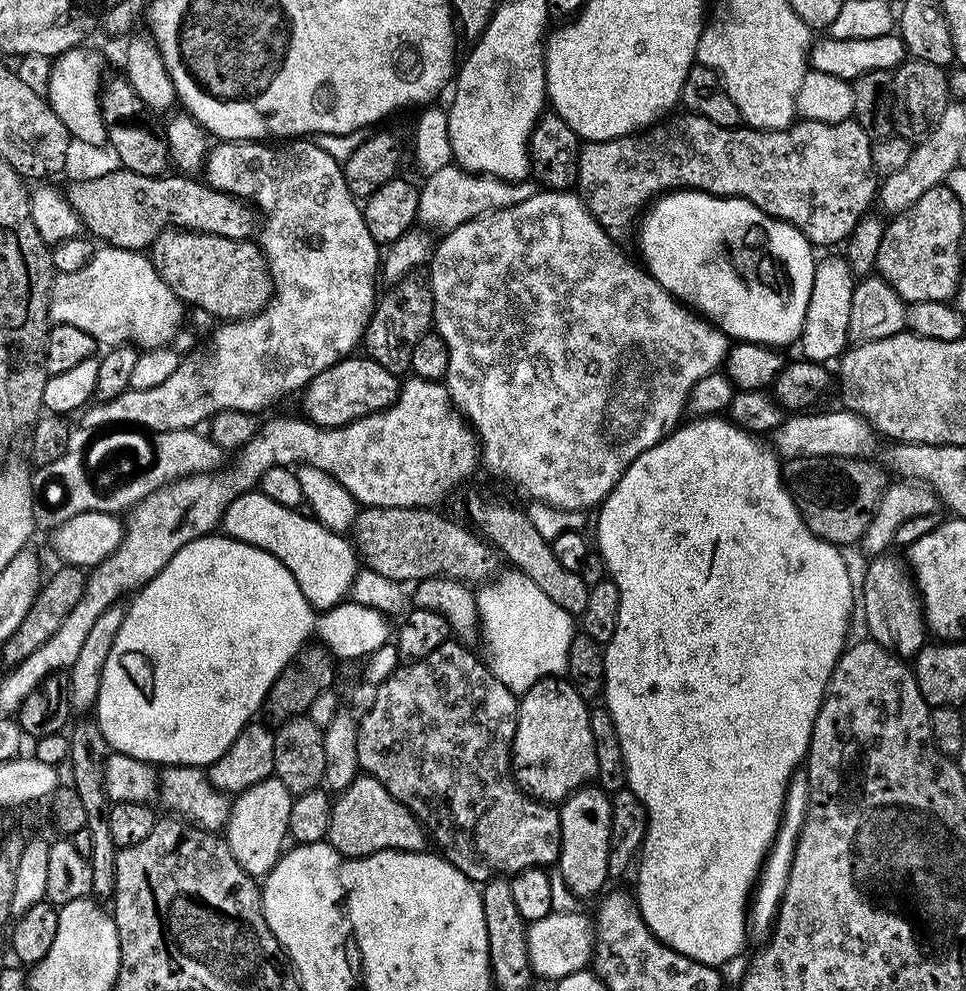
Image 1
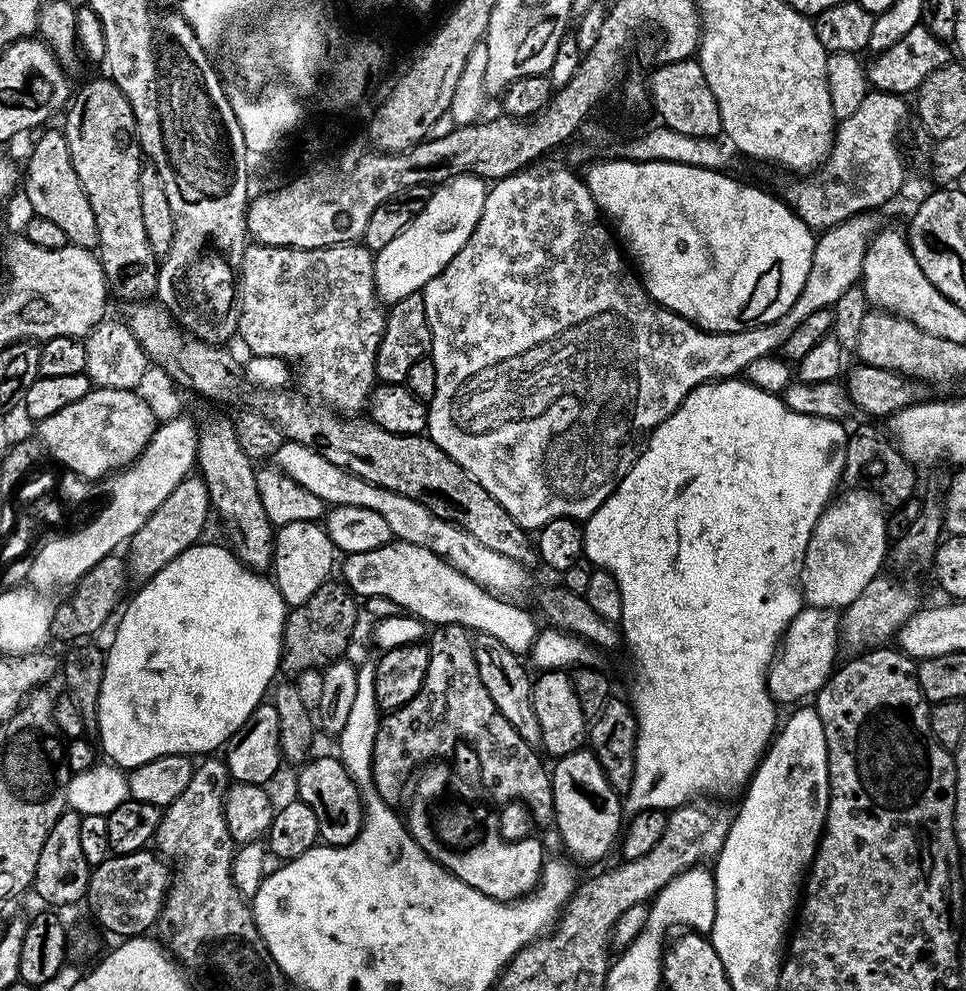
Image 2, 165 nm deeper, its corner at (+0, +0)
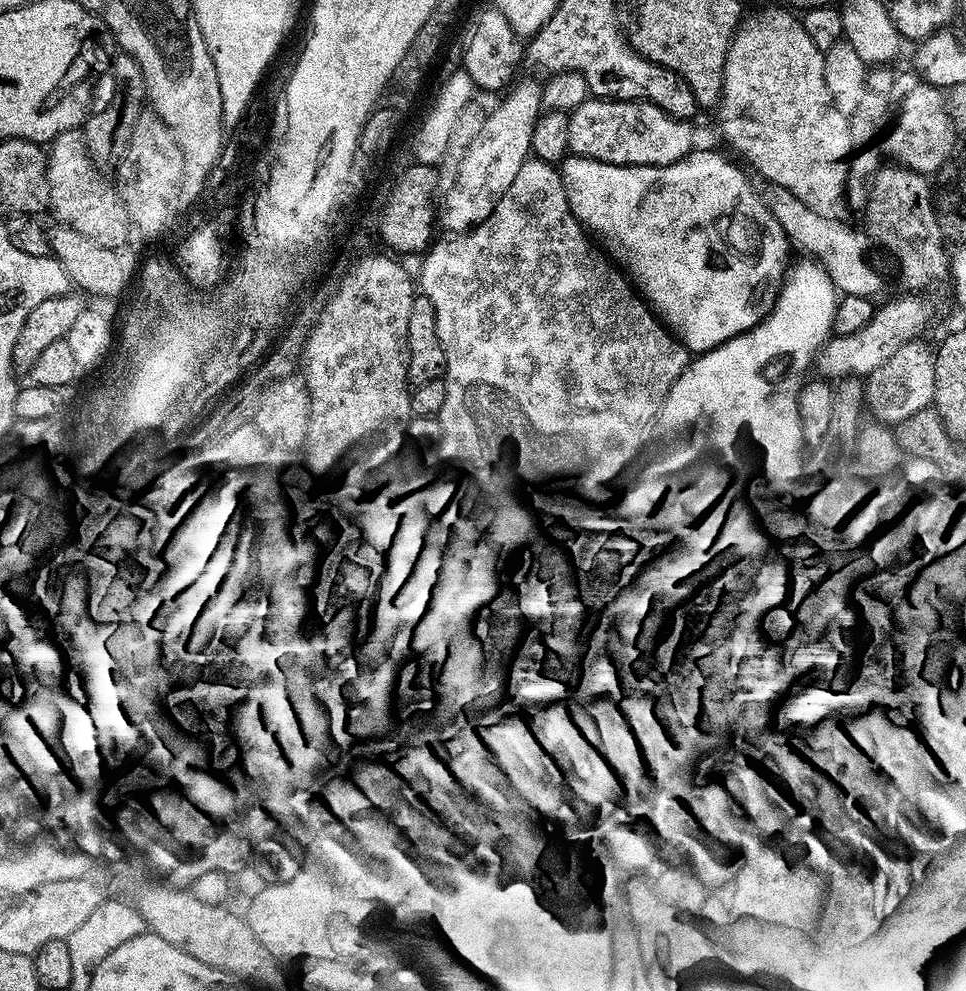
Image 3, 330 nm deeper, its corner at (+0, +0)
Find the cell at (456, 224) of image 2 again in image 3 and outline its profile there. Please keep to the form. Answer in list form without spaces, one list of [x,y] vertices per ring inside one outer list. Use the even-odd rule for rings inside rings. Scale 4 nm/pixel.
[[[530,78],[517,84],[494,110],[487,113],[483,128],[462,161],[455,189],[445,193],[445,200],[443,197],[438,220],[449,233],[467,231],[488,218],[531,153],[534,126],[543,111],[543,85],[540,80]]]

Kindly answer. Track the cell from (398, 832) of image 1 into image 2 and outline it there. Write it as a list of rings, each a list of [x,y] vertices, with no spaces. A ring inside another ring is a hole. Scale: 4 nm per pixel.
[[[335,755],[309,759],[300,769],[296,776],[295,795],[314,810],[321,841],[325,844],[349,844],[364,824],[362,789],[352,781],[352,775]]]

